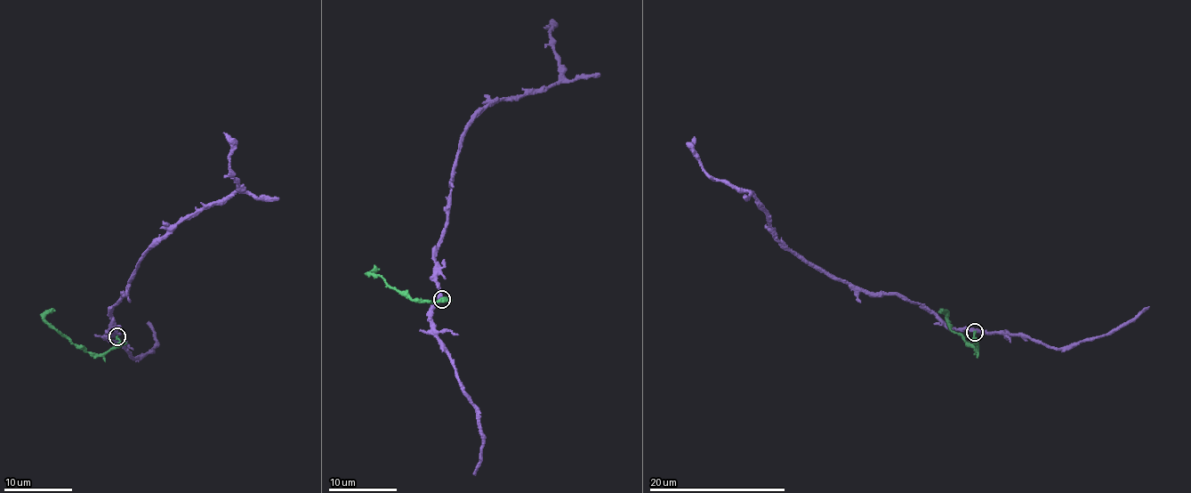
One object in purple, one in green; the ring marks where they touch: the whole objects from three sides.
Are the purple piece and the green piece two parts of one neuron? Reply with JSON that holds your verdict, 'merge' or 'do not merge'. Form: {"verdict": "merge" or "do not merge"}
{"verdict": "merge"}

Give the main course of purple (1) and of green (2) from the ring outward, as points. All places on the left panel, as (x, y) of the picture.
1: (117, 337), (111, 311), (141, 258), (178, 224), (237, 190), (229, 167), (231, 145), (222, 133)
2: (117, 337), (119, 340), (101, 354), (84, 352), (44, 319), (54, 310)

